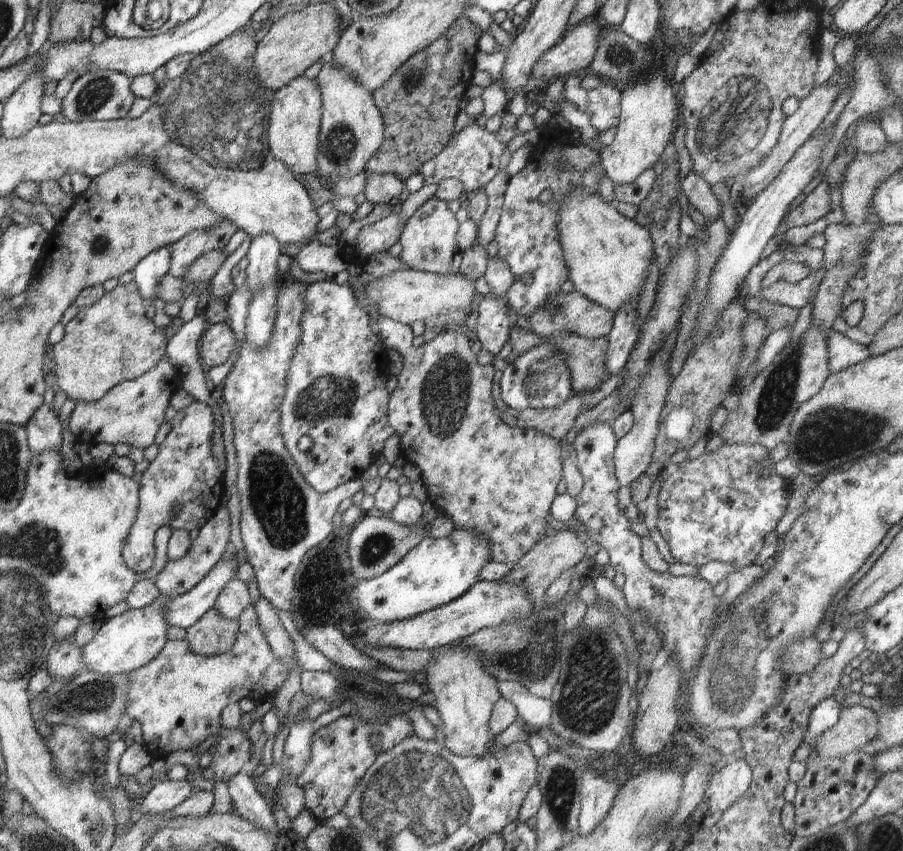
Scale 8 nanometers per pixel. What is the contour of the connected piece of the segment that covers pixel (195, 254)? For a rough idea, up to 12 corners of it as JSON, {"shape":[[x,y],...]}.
{"shape":[[223,219],[172,244],[169,273],[184,278],[196,258],[223,249],[237,230]]}

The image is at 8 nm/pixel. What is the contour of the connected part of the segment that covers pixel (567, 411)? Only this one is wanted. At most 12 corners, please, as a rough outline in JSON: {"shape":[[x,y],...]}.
{"shape":[[572,395],[556,408],[526,409],[517,426],[560,441],[583,411]]}

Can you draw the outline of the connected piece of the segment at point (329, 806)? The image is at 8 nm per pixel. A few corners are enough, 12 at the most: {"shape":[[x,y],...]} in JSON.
{"shape":[[404,715],[340,717],[314,732],[296,778],[319,821],[346,806],[376,760],[412,738]]}

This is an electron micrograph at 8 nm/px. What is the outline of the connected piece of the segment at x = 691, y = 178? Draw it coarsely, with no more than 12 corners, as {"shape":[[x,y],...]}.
{"shape":[[696,172],[681,181],[690,205],[714,220],[722,204]]}

